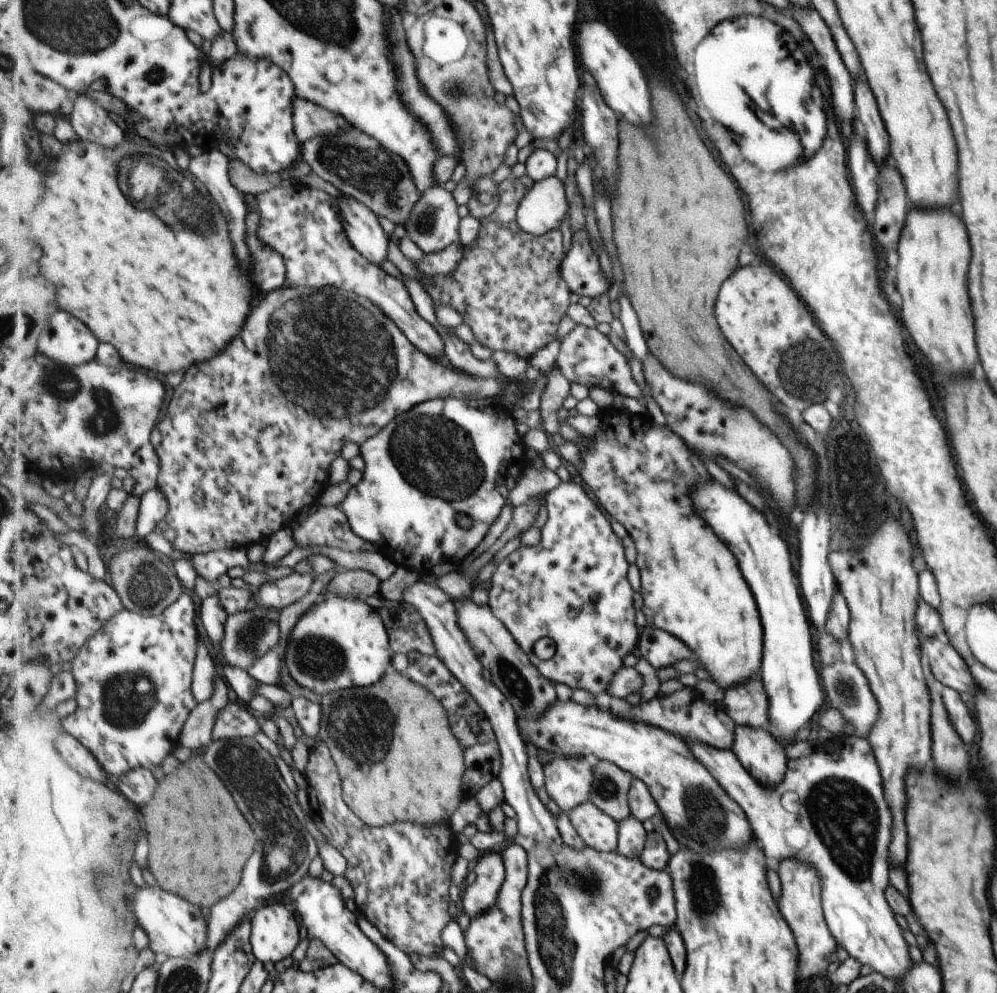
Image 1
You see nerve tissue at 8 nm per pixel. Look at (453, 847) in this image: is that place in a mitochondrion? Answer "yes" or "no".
no

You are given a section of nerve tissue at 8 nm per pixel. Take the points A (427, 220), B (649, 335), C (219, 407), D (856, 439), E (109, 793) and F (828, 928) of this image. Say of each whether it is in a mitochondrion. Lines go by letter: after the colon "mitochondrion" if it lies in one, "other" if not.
A: mitochondrion
B: other
C: other
D: other
E: other
F: other

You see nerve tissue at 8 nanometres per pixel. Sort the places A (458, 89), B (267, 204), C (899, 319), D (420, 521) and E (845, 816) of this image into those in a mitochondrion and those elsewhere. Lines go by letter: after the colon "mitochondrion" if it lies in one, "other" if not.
A: mitochondrion
B: other
C: other
D: other
E: mitochondrion

